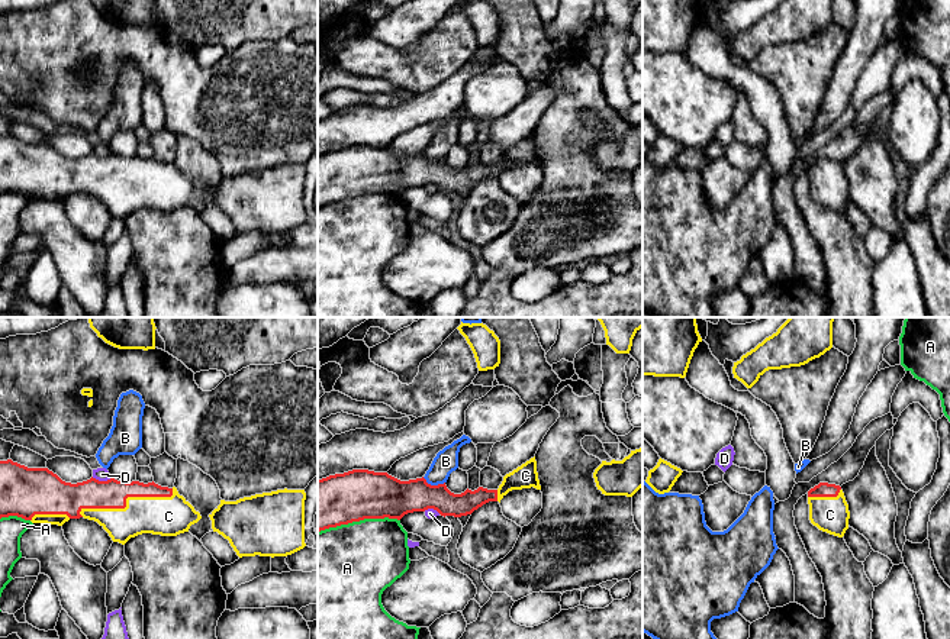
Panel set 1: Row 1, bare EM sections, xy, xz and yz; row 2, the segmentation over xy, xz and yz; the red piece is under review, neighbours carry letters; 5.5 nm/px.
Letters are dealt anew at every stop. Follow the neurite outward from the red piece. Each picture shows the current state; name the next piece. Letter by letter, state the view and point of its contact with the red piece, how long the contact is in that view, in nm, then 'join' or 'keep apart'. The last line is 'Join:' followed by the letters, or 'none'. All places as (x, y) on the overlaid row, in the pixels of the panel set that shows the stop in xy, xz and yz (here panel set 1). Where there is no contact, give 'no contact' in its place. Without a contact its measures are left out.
A: meets red in xz at (358, 520); contact 460 nm long; keep apart
B: meets red in xz at (434, 486); contact 130 nm long; keep apart
C: meets red in xy at (125, 500); contact 550 nm long; join
D: meets red in xy at (102, 481); contact 110 nm long; keep apart
Join: C

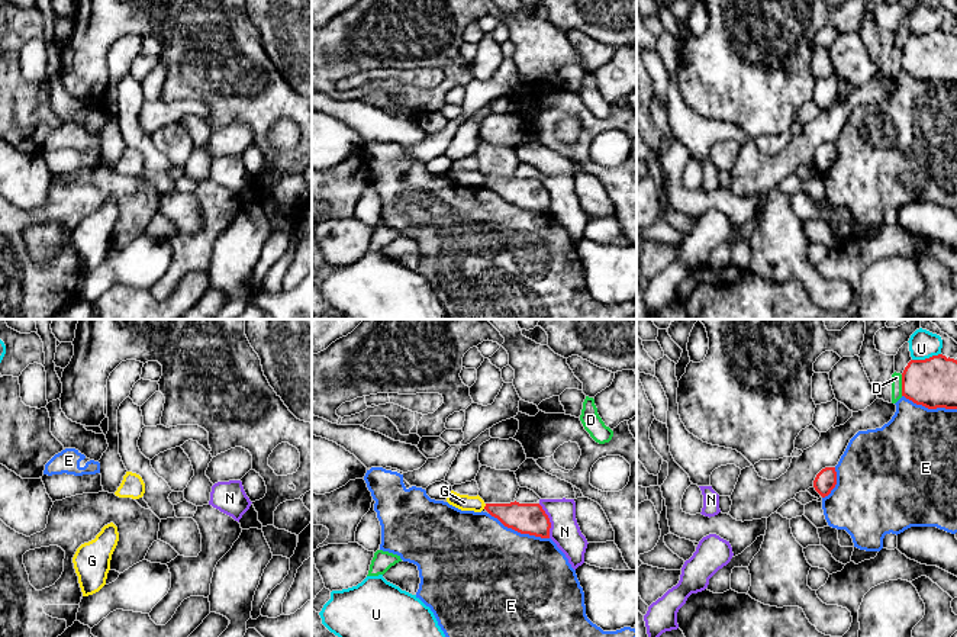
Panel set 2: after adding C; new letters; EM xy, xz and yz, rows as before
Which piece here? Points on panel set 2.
D: meets red in yz at (902, 385); contact 120 nm long; keep apart
E: meets red in xz at (519, 531); contact 360 nm long; keep apart
G: meets red in xz at (485, 507); contact 40 nm long; keep apart
N: meets red in xz at (548, 521); contact 200 nm long; keep apart
U: meets red in yz at (925, 359); contact 170 nm long; keep apart
Join: none

